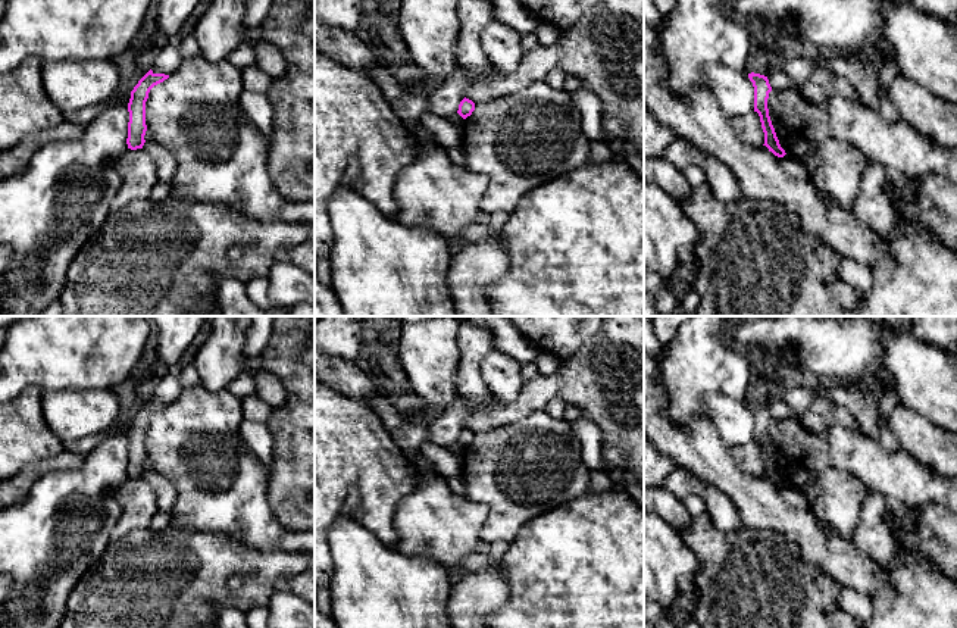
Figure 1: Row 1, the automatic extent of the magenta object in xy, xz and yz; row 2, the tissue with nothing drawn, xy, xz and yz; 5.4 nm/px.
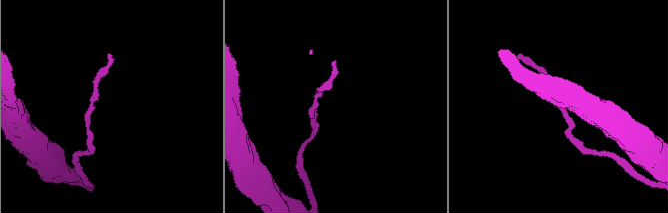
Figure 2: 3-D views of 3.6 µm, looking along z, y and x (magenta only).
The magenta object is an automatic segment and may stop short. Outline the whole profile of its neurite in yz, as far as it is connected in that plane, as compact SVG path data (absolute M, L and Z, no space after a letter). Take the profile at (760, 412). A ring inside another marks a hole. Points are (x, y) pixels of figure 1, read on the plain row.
M754 402L748 403L748 407L754 416L754 441L759 443L761 457L764 462L763 475L766 475L769 481L772 481L775 485L784 487L786 482L779 474L779 469L776 466L775 457L769 446L769 438L767 438L769 422L772 421L769 409L767 406L754 403Z

